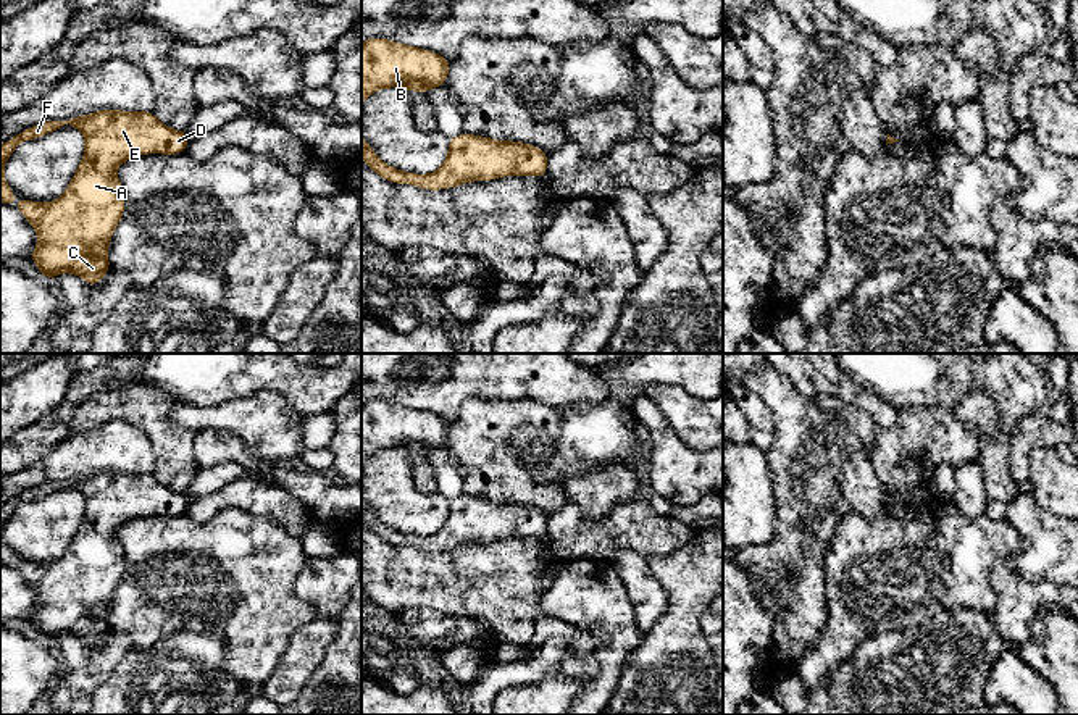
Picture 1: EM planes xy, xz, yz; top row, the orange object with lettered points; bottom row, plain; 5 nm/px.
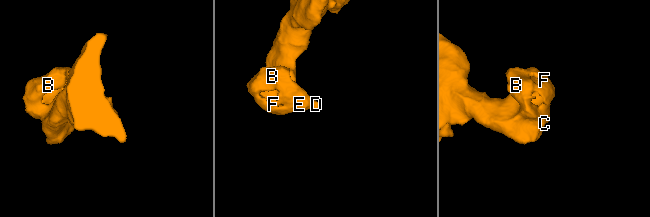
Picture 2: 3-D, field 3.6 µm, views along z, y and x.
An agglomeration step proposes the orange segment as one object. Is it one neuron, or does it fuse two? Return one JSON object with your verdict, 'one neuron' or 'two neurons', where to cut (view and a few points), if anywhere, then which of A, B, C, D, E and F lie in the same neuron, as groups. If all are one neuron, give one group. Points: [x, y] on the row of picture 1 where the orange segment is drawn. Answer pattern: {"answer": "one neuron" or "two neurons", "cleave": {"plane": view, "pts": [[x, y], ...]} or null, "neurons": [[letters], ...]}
{"answer": "one neuron", "cleave": null, "neurons": [["A", "B", "C", "D", "E", "F"]]}

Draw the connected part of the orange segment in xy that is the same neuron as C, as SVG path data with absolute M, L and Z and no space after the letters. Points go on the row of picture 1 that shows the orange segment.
M102 110L87 116L52 119L31 126L0 147L0 202L13 207L13 189L3 179L3 163L21 142L65 126L82 131L84 158L65 194L52 203L19 199L16 208L34 226L39 244L31 260L42 278L68 271L97 286L108 273L108 244L123 218L124 190L116 168L144 153L178 155L190 140L186 131L160 123L152 111Z

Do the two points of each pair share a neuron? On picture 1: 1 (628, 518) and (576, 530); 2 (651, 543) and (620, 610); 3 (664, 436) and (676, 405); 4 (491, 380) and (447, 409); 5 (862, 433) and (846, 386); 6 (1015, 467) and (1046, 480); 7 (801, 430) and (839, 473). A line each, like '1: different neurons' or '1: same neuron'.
1: same neuron
2: different neurons
3: different neurons
4: same neuron
5: different neurons
6: different neurons
7: same neuron

